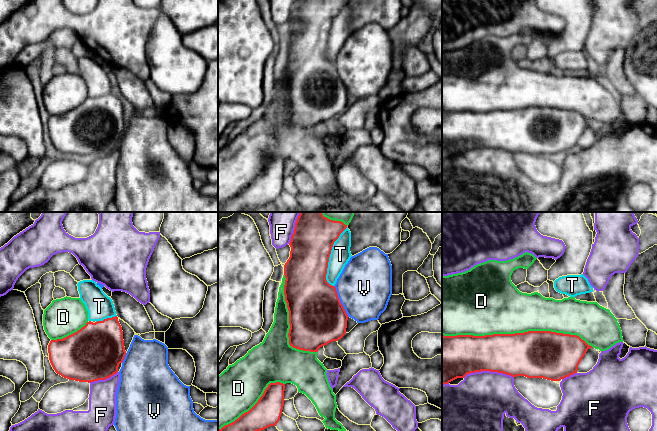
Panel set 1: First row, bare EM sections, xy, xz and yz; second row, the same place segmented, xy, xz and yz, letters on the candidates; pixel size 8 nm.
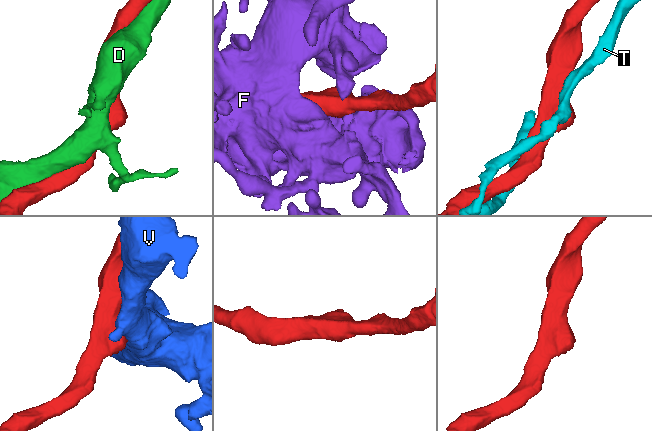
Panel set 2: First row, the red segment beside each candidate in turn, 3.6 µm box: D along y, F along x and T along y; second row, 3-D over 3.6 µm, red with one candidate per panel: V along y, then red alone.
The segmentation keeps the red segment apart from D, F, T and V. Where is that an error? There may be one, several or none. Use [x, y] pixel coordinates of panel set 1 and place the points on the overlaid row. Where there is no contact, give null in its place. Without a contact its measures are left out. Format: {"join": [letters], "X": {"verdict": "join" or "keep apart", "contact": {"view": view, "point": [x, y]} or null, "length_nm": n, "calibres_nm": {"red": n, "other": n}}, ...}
{"join": [], "D": {"verdict": "keep apart", "contact": {"view": "yz", "point": [518, 333]}, "length_nm": 1200, "calibres_nm": {"red": 380, "other": 420}}, "F": {"verdict": "keep apart", "contact": {"view": "yz", "point": [488, 370]}, "length_nm": 400, "calibres_nm": {"red": 340, "other": 440}}, "T": {"verdict": "keep apart", "contact": {"view": "xz", "point": [329, 256]}, "length_nm": 500, "calibres_nm": {"red": 340, "other": 160}}, "V": {"verdict": "keep apart", "contact": {"view": "xz", "point": [339, 301]}, "length_nm": 280, "calibres_nm": {"red": 440, "other": 440}}}

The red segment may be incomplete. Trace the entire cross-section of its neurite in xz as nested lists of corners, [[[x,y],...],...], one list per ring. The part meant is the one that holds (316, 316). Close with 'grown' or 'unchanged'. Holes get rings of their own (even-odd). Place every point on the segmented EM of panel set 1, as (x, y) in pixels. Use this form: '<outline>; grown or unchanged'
[[[300,212],[295,223],[294,233],[289,243],[290,257],[284,265],[285,285],[284,295],[289,311],[290,329],[289,344],[293,348],[318,352],[318,349],[330,342],[338,341],[346,334],[348,315],[341,304],[335,286],[326,280],[329,257],[334,242],[347,228],[341,221],[333,221],[323,216],[321,212]]]; unchanged

